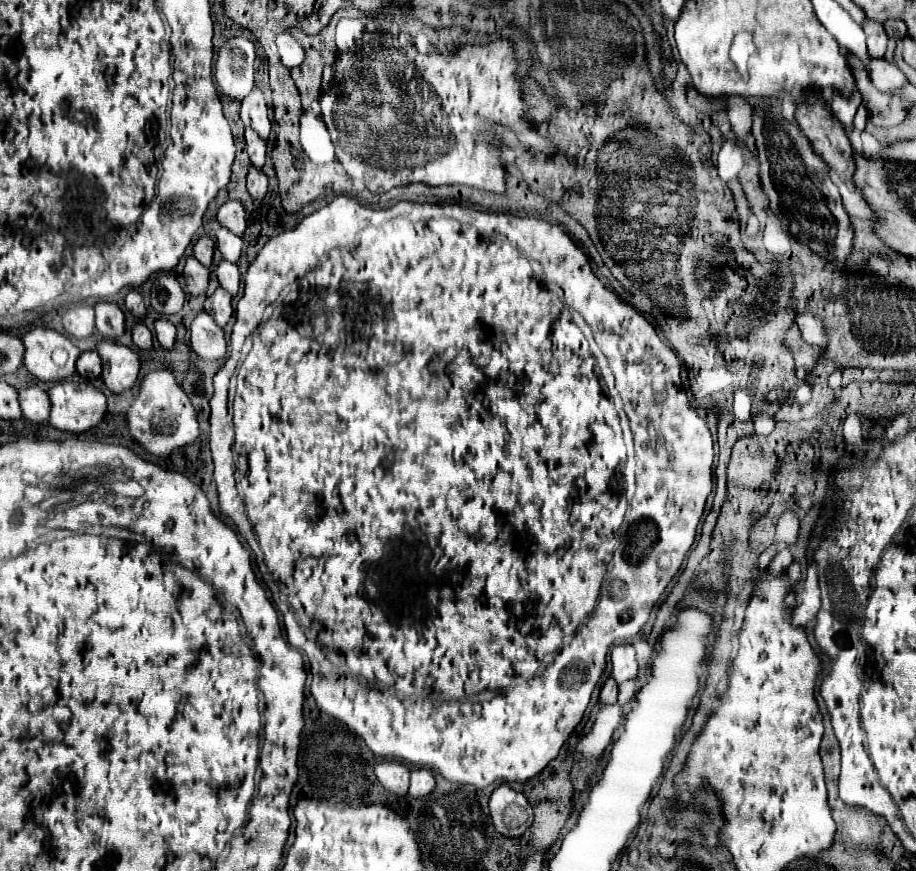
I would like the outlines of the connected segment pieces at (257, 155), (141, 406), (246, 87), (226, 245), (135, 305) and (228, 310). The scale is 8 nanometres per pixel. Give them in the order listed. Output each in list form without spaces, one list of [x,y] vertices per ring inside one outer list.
[[[246,127],[244,139],[246,139],[246,151],[250,155],[252,165],[258,165],[258,169],[262,169],[264,159],[266,159],[266,141],[250,127]]]
[[[164,369],[144,375],[136,401],[124,411],[124,421],[132,441],[136,441],[144,451],[150,451],[162,463],[166,463],[178,449],[192,445],[200,435],[196,409],[192,407],[184,389],[176,383],[174,375]]]
[[[242,35],[228,39],[218,49],[214,77],[226,95],[242,99],[254,89],[254,51],[254,43]]]
[[[220,227],[216,231],[216,247],[218,251],[222,253],[222,257],[230,263],[236,263],[238,257],[240,257],[240,251],[242,251],[242,239],[234,233],[230,233],[228,229]]]
[[[132,289],[132,291],[126,295],[124,305],[126,305],[126,309],[128,309],[128,311],[130,311],[136,319],[142,319],[142,317],[146,315],[146,305],[144,305],[144,299],[142,299],[142,295],[140,295],[136,289]]]
[[[218,287],[218,289],[214,291],[214,295],[210,295],[210,297],[206,299],[204,309],[206,309],[206,313],[210,313],[210,317],[212,317],[220,327],[224,327],[224,325],[230,321],[230,317],[232,317],[232,297],[230,297],[222,287]]]

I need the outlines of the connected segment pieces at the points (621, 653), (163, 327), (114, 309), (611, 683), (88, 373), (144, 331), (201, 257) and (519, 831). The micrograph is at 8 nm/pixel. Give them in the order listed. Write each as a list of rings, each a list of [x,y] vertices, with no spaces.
[[[616,645],[612,649],[612,677],[618,683],[634,679],[638,675],[636,651],[632,645]]]
[[[156,319],[156,339],[162,347],[172,347],[176,341],[176,327],[166,319]]]
[[[96,303],[96,329],[102,333],[102,337],[116,341],[124,333],[124,313],[116,303]]]
[[[608,677],[608,681],[604,683],[604,687],[600,691],[600,701],[602,703],[616,703],[616,699],[618,699],[618,685],[612,677]]]
[[[86,351],[78,357],[76,361],[76,373],[84,379],[96,379],[102,373],[102,365],[100,365],[100,357],[94,351]]]
[[[136,323],[132,325],[132,343],[138,347],[138,349],[152,349],[152,333],[150,329],[144,325],[144,323]]]
[[[200,237],[194,245],[194,257],[204,265],[204,267],[210,267],[212,263],[212,255],[214,255],[214,241],[210,237]]]
[[[508,785],[494,789],[490,797],[490,817],[496,831],[510,839],[522,837],[534,823],[534,811],[528,799]]]

